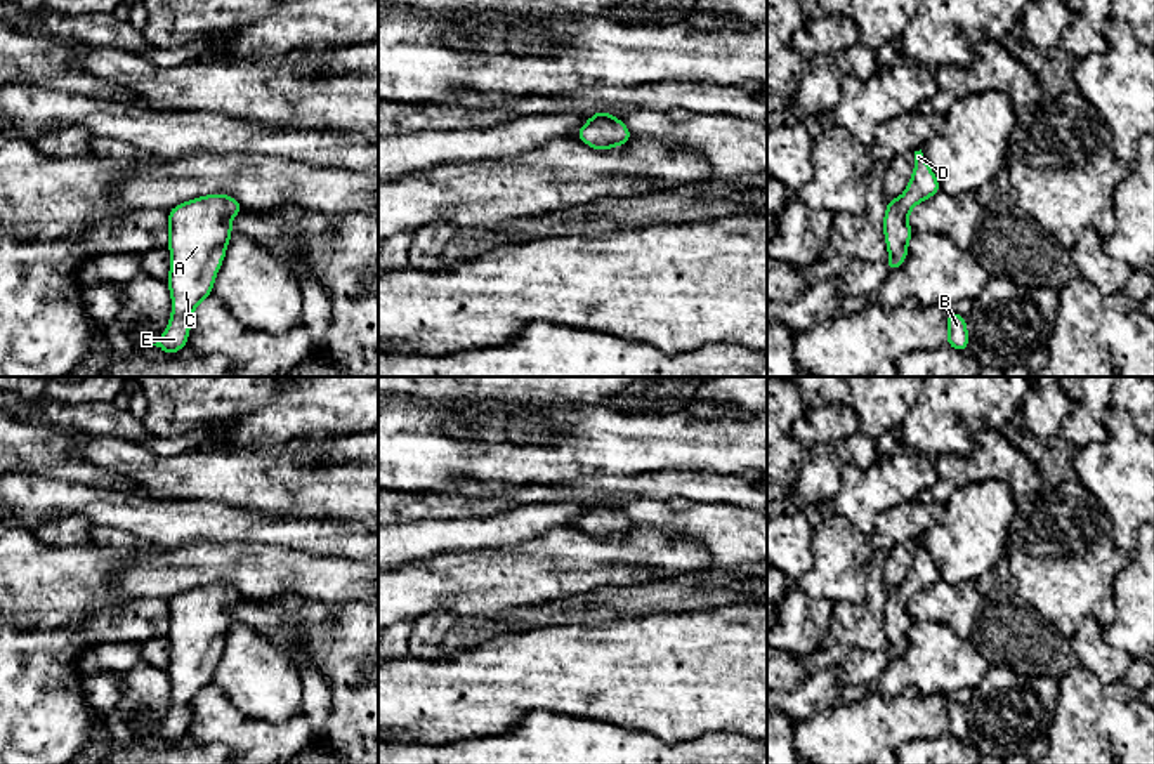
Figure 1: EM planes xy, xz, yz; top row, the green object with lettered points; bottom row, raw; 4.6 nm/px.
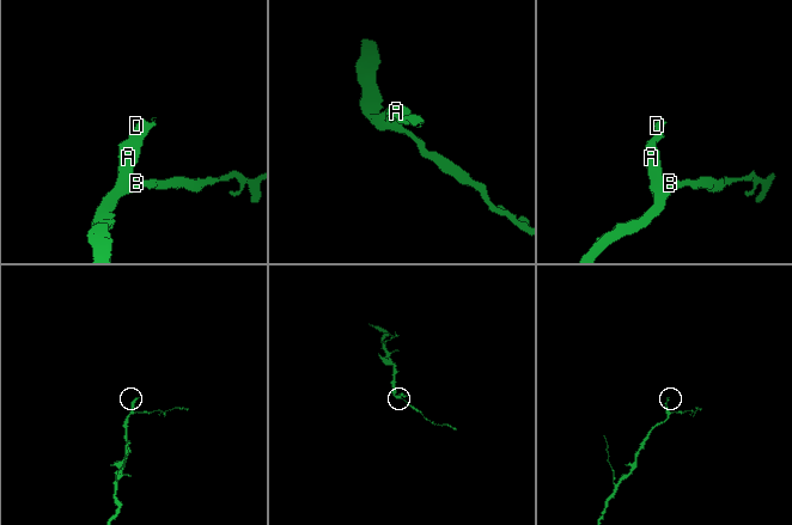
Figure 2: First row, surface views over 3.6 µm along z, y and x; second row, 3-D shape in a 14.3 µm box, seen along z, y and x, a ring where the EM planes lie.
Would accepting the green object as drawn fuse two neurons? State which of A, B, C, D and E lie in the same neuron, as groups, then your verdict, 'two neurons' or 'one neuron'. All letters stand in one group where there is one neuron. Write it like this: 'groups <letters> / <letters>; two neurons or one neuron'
groups A B C D E; one neuron

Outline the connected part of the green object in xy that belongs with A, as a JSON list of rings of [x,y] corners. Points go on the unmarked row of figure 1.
[[[207,583],[168,599],[172,642],[167,674],[172,682],[172,707],[153,734],[174,743],[187,734],[191,703],[212,684],[213,668],[234,623],[229,609],[243,599],[227,583]]]

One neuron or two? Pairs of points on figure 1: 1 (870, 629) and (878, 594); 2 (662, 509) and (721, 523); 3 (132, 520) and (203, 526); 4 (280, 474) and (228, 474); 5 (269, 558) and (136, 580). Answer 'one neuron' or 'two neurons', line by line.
1: one neuron
2: one neuron
3: one neuron
4: one neuron
5: one neuron

